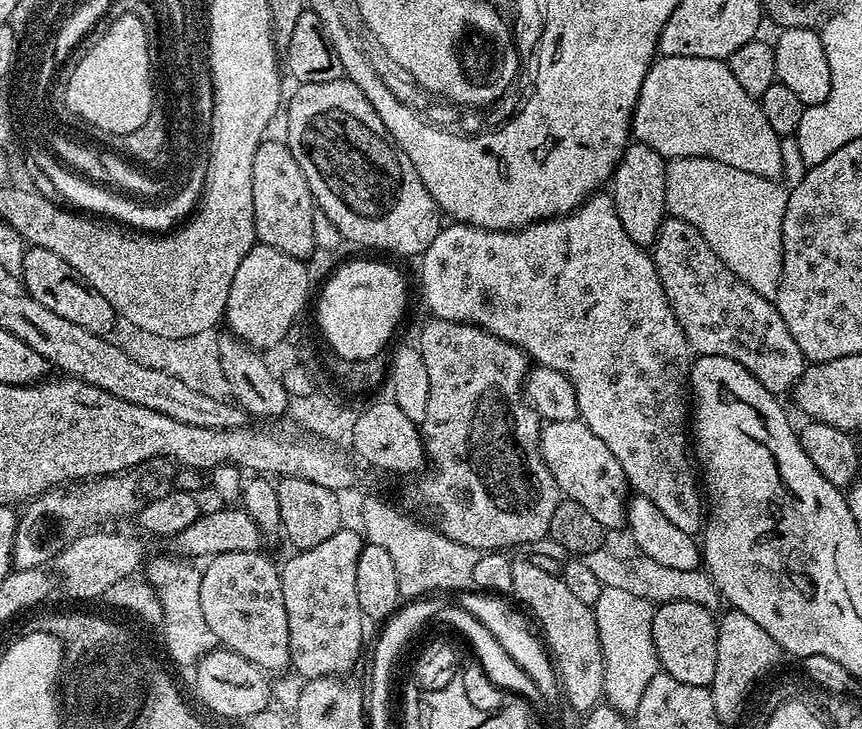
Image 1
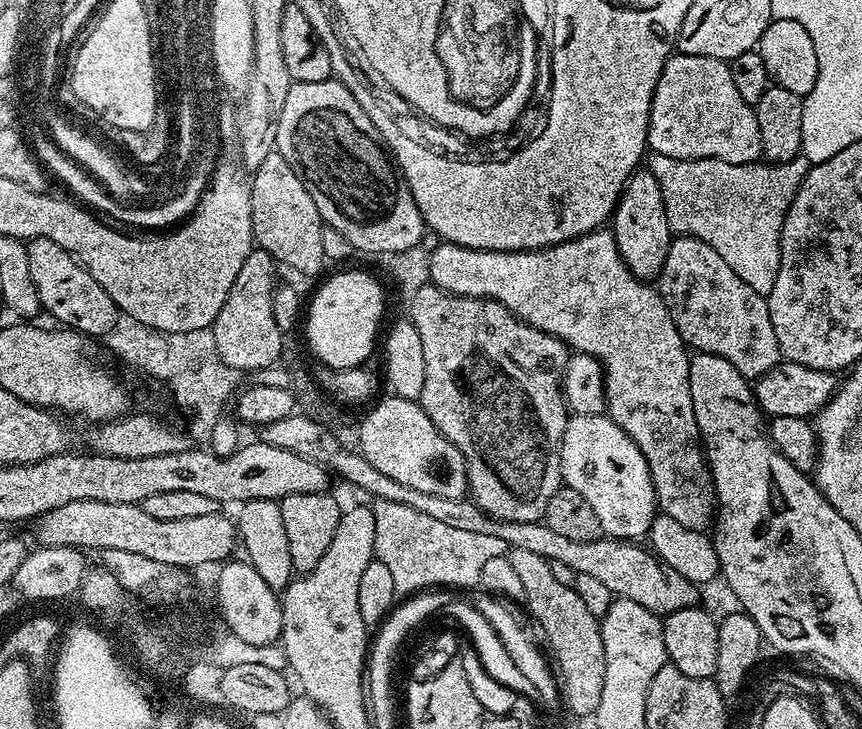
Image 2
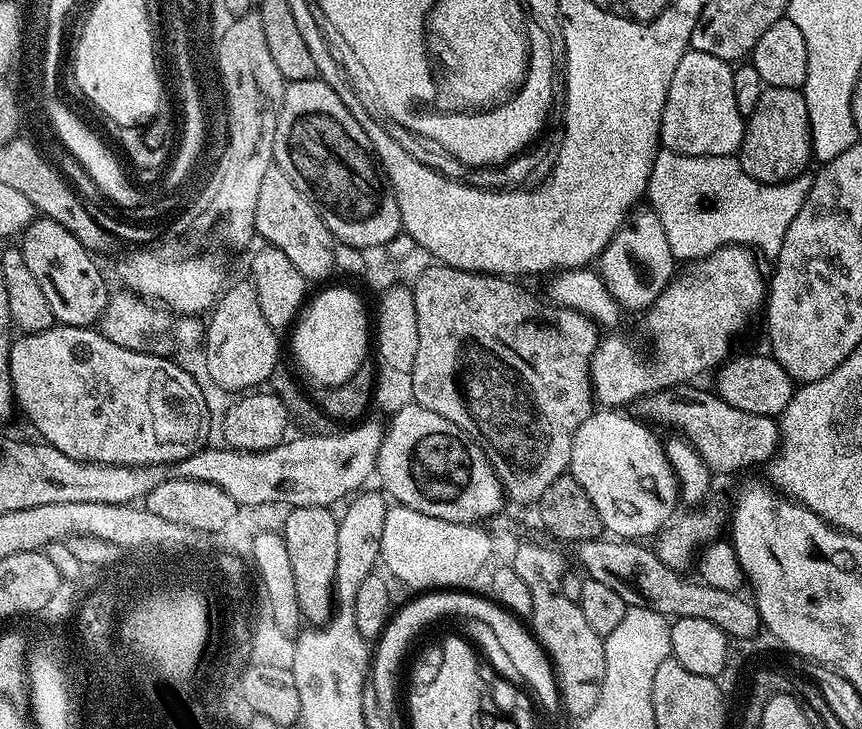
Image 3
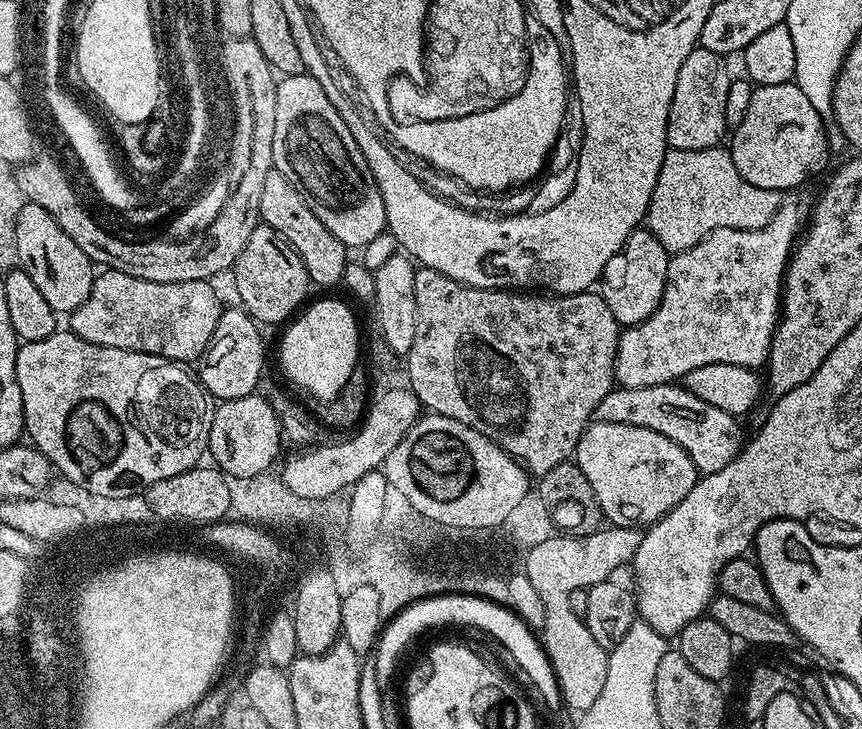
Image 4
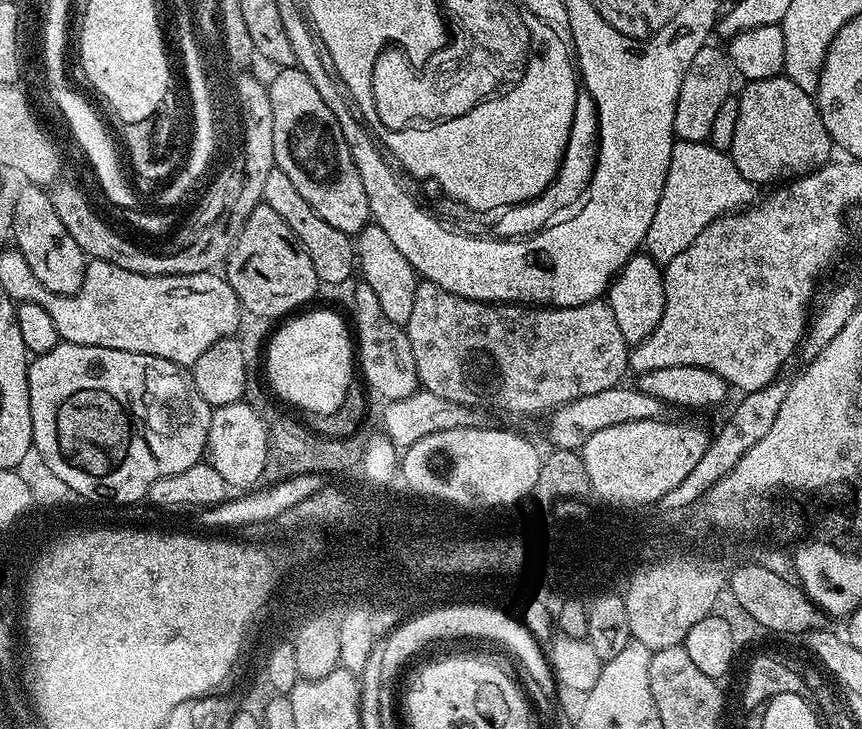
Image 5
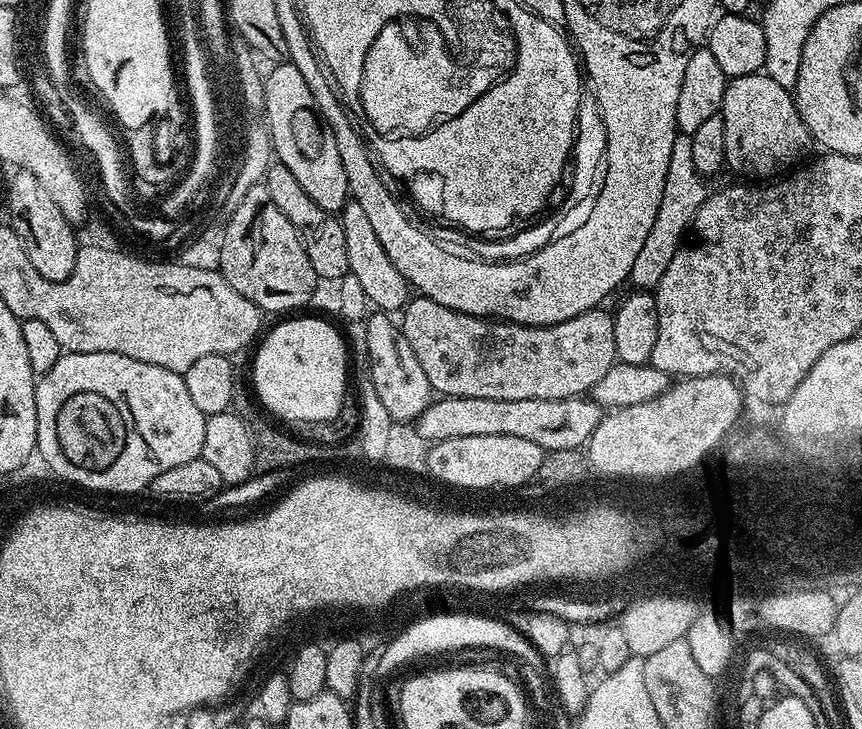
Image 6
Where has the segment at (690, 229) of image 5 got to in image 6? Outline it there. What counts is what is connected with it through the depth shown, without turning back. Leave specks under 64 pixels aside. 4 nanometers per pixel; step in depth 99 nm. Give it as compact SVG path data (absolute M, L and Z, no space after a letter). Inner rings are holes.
M677 134L674 138L674 150L670 150L670 166L666 169L666 186L662 186L662 202L658 206L658 215L654 226L650 226L650 235L638 253L630 277L631 287L636 290L655 289L656 283L666 274L670 258L679 250L686 233L692 227L692 219L698 214L702 202L710 195L710 188L704 185L705 177L694 162L694 153L690 150L691 135Z

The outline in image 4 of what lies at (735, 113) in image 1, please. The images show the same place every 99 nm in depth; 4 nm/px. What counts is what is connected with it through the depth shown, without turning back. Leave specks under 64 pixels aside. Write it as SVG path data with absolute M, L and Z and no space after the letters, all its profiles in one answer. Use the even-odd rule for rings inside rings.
M697 46L682 70L678 70L678 86L674 86L674 102L670 102L668 146L678 150L715 148L729 131L726 126L726 94L733 77L728 73L725 57Z

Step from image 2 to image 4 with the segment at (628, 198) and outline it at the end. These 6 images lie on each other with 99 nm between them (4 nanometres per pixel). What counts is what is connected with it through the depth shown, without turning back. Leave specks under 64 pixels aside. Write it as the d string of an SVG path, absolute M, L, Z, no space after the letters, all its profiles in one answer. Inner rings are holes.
M641 226L632 231L630 238L626 238L622 250L618 250L618 254L614 254L610 262L606 262L598 281L598 291L621 326L640 324L650 318L654 310L658 310L668 281L669 259L670 254L662 246L662 242L654 238L647 226Z

